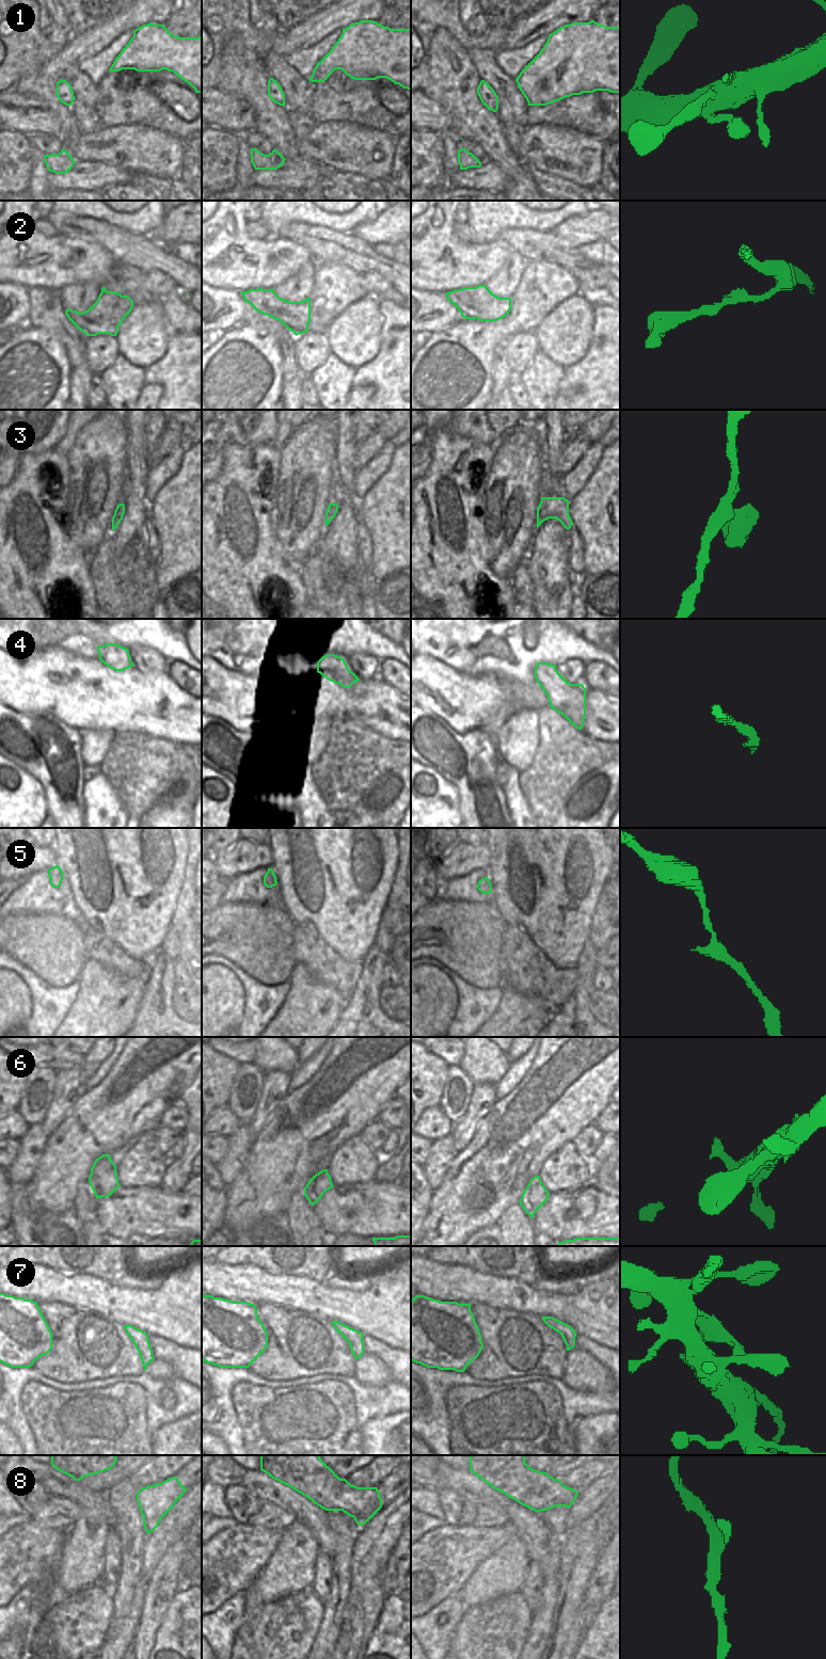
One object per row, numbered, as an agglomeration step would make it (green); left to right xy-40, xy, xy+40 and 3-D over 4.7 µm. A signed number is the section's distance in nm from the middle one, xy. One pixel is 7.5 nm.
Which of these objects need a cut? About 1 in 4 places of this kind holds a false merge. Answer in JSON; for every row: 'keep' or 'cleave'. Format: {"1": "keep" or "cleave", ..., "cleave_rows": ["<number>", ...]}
{"1": "keep", "2": "keep", "3": "keep", "4": "keep", "5": "keep", "6": "keep", "7": "cleave", "8": "keep", "cleave_rows": ["7"]}

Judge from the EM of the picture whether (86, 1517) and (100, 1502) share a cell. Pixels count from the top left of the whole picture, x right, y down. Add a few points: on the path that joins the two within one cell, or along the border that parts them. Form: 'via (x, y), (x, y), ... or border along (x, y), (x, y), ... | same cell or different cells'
border along (81, 1510), (96, 1511), (108, 1522), (109, 1527) | different cells

